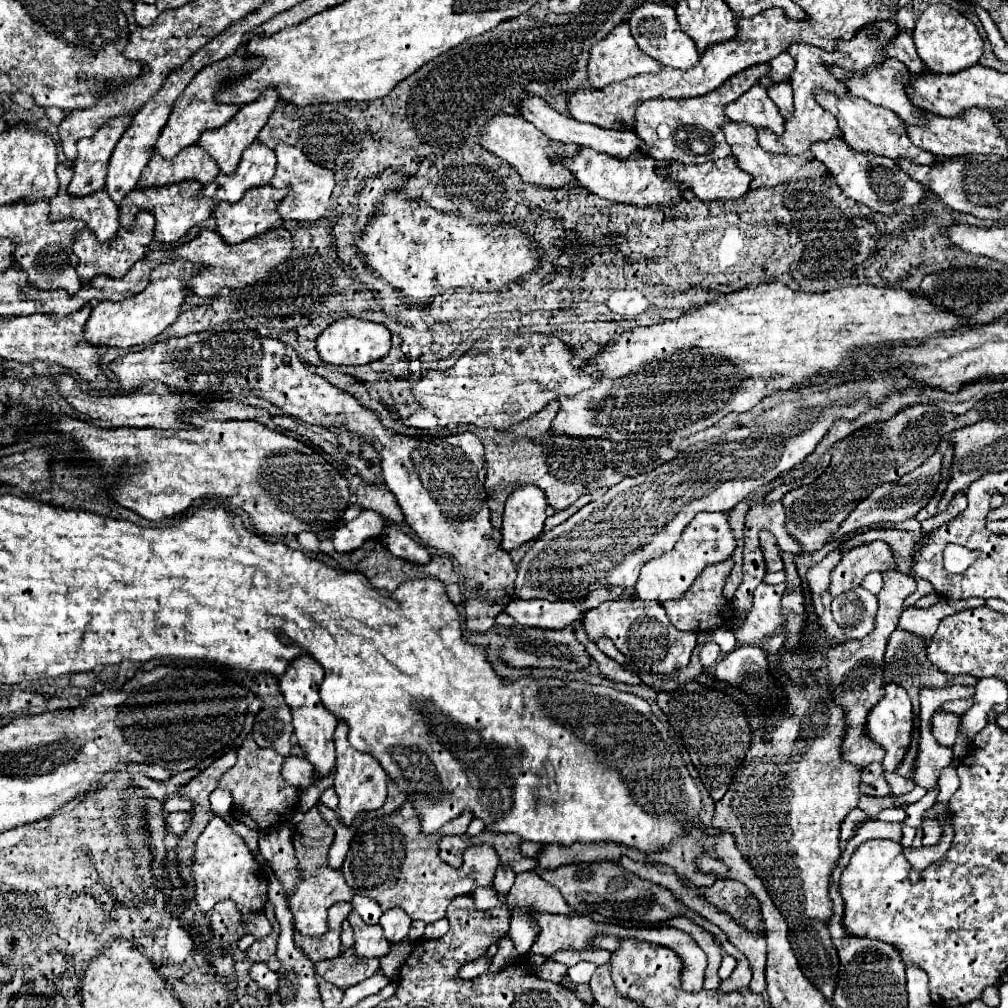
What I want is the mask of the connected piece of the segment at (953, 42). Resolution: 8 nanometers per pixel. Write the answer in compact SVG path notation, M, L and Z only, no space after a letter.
M948 4L928 6L916 22L912 38L916 42L916 50L922 62L938 74L956 74L956 70L964 70L976 64L982 56L982 38L978 34L978 28L972 20L968 20Z

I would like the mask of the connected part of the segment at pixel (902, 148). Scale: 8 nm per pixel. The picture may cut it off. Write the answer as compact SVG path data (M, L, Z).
M814 90L814 98L816 102L828 110L830 114L836 116L838 120L838 126L846 138L846 142L854 148L854 150L864 150L864 152L874 152L878 156L886 156L886 158L892 158L892 160L900 160L900 158L908 158L910 162L916 162L916 164L928 164L928 166L934 166L936 162L936 156L930 154L930 152L924 152L920 150L918 146L914 146L904 130L904 122L892 114L890 110L884 110L882 106L876 106L864 98L858 98L858 96L834 96L826 90Z

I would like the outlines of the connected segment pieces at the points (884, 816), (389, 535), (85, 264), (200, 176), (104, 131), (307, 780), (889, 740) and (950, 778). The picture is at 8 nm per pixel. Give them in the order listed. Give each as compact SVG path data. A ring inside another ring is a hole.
M898 808L884 809L877 816L879 820L885 822L903 822L905 817L905 811L903 809Z
M386 526L384 532L382 532L382 542L398 558L404 558L404 560L410 560L410 562L416 562L416 564L424 564L424 562L428 564L430 562L428 548L420 546L414 538L410 538L402 530Z
M140 212L130 230L120 228L116 236L108 242L100 242L88 228L84 228L80 234L74 236L74 244L72 244L72 250L78 256L76 272L82 284L88 284L88 280L92 280L92 276L96 274L108 274L112 278L122 278L140 258L144 258L152 238L154 238L154 218L148 212Z
M192 144L184 150L180 150L180 154L176 154L176 158L170 158L170 160L162 158L158 152L154 152L150 162L142 170L138 186L142 186L142 188L168 186L168 184L176 184L176 182L184 182L184 180L198 180L202 184L208 184L218 174L220 174L220 168L206 154L206 150Z
M118 116L106 122L94 136L78 142L78 158L74 162L74 178L68 186L72 196L88 196L104 188L108 162L114 146L118 144L124 130L130 126L130 116Z
M288 756L284 766L282 766L282 776L294 784L300 786L300 790L308 788L312 784L312 776L314 776L314 766L310 766L308 760L304 758L296 758L296 756Z
M886 684L884 688L884 698L872 708L872 712L868 714L868 722L866 722L866 734L882 744L886 748L886 758L882 762L882 768L886 772L896 772L910 748L910 734L914 728L914 712L912 712L912 702L910 696L906 694L906 690L898 684Z
M952 762L952 764L948 764L942 772L940 772L940 776L938 776L938 784L940 787L940 792L938 792L938 802L926 812L926 816L932 816L932 818L936 818L946 806L948 806L948 800L950 800L950 796L956 792L956 788L958 788L958 776L956 776L956 766L958 766L958 762Z

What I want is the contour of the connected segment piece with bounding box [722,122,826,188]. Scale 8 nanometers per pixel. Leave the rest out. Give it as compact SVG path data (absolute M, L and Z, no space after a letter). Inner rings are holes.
M728 122L722 126L722 132L726 136L726 142L732 148L732 154L736 158L736 164L752 176L752 188L762 186L778 186L784 182L796 182L796 180L808 180L808 178L822 178L826 176L826 170L820 162L800 158L800 156L784 156L784 154L770 154L762 150L756 142L756 128L744 122Z

